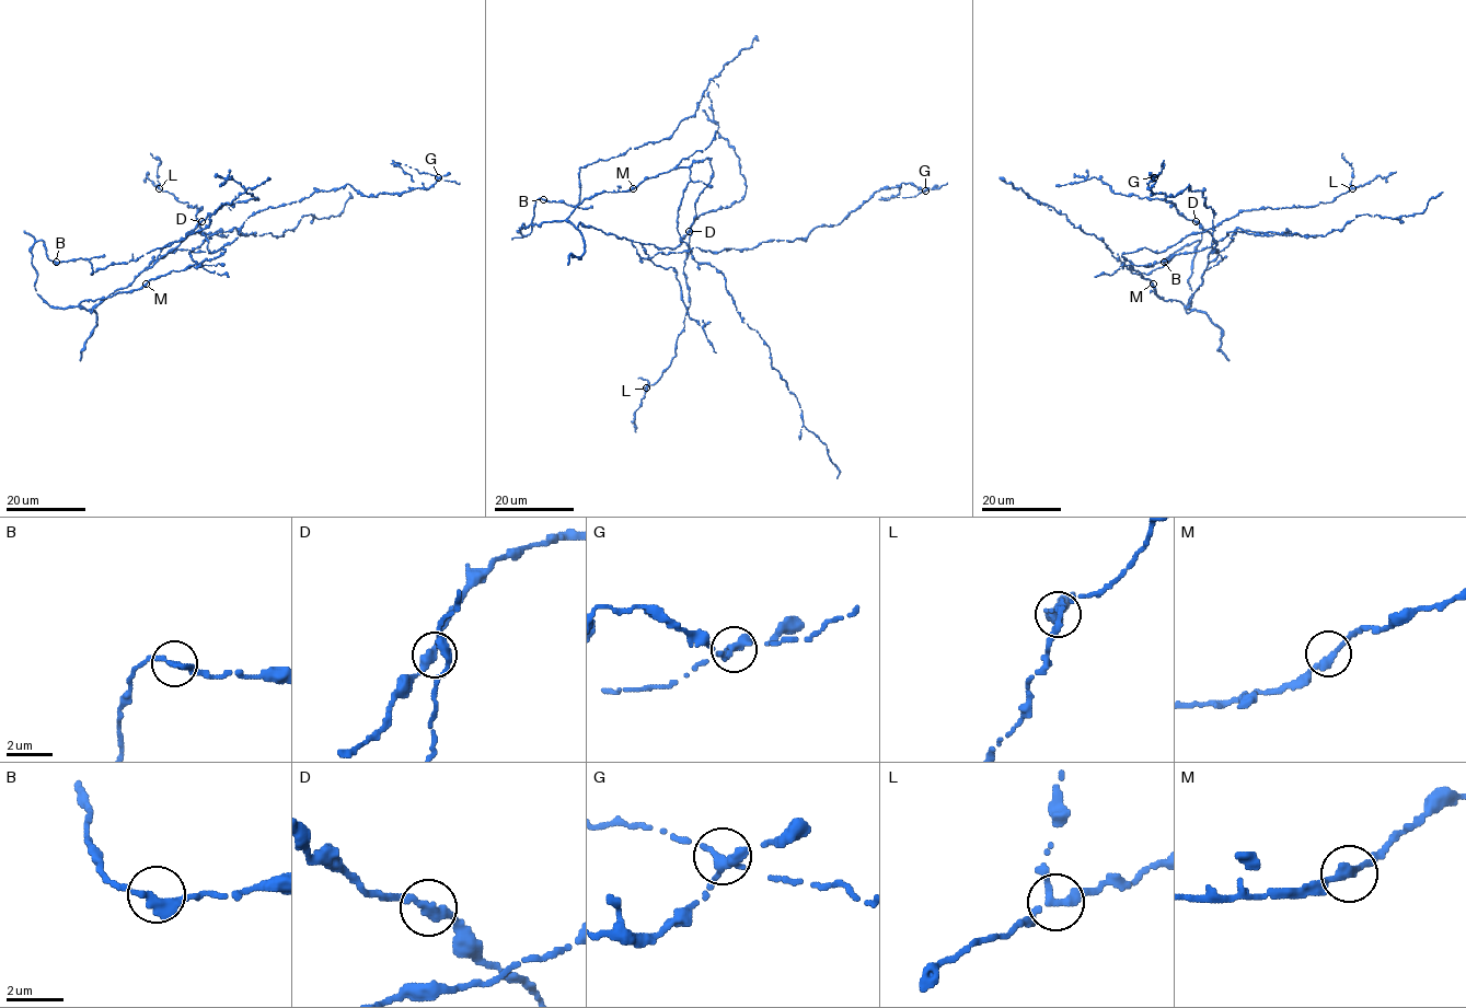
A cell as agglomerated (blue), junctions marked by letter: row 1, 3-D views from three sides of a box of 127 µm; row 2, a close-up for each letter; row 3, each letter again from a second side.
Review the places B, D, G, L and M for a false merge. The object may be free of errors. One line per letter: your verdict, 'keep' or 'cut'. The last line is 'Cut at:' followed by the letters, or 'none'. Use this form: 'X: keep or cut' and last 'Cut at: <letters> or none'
B: keep
D: keep
G: cut
L: keep
M: keep
Cut at: G

